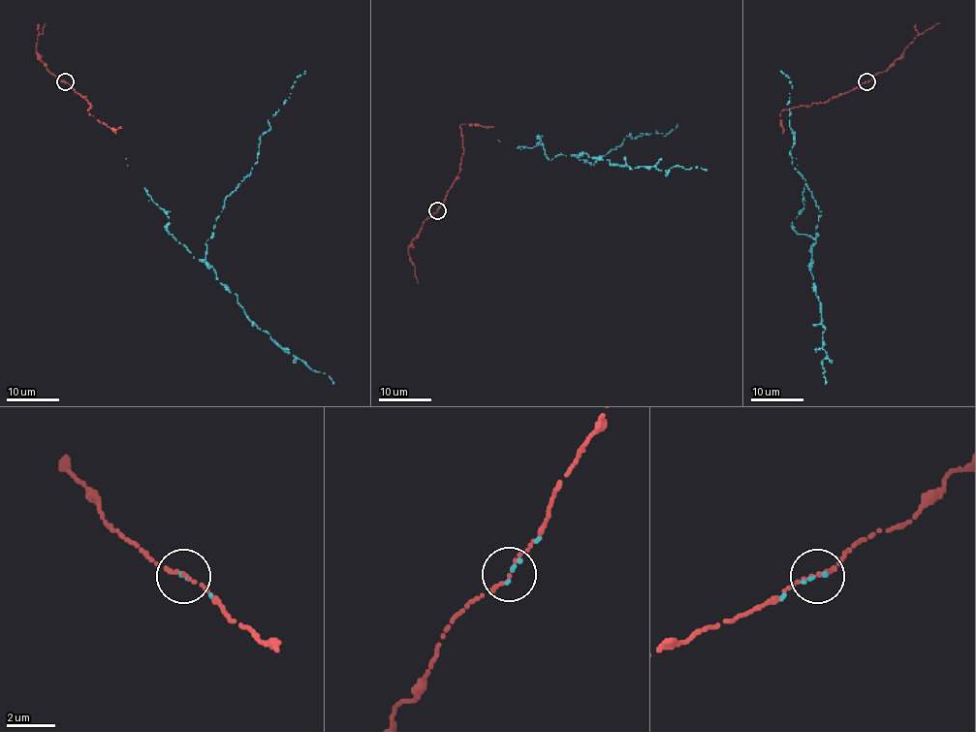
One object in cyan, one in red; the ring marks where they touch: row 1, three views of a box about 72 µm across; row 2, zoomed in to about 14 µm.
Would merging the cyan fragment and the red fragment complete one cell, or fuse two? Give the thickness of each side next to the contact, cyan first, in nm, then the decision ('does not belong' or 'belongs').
170 nm thick on the cyan side, 190 nm on the other; belongs

